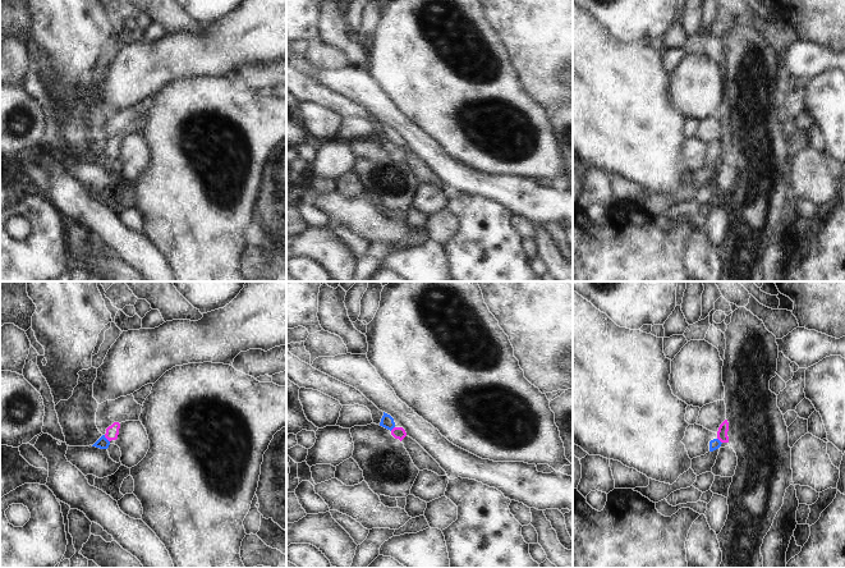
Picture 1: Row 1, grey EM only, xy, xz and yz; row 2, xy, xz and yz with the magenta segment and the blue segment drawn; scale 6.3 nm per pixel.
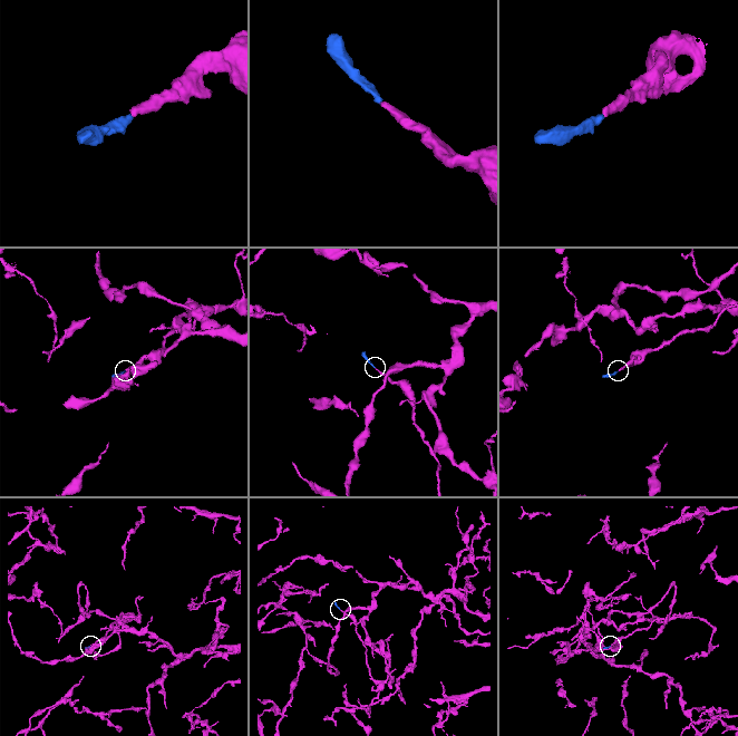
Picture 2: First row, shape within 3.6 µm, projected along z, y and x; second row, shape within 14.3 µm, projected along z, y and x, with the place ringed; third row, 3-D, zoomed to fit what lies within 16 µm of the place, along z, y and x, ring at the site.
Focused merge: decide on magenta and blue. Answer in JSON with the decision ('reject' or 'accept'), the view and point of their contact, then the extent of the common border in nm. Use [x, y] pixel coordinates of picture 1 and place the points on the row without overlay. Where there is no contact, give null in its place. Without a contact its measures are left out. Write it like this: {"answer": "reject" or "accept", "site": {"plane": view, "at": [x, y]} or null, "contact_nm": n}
{"answer": "accept", "site": {"plane": "xy", "at": [106, 151]}, "contact_nm": 60}

